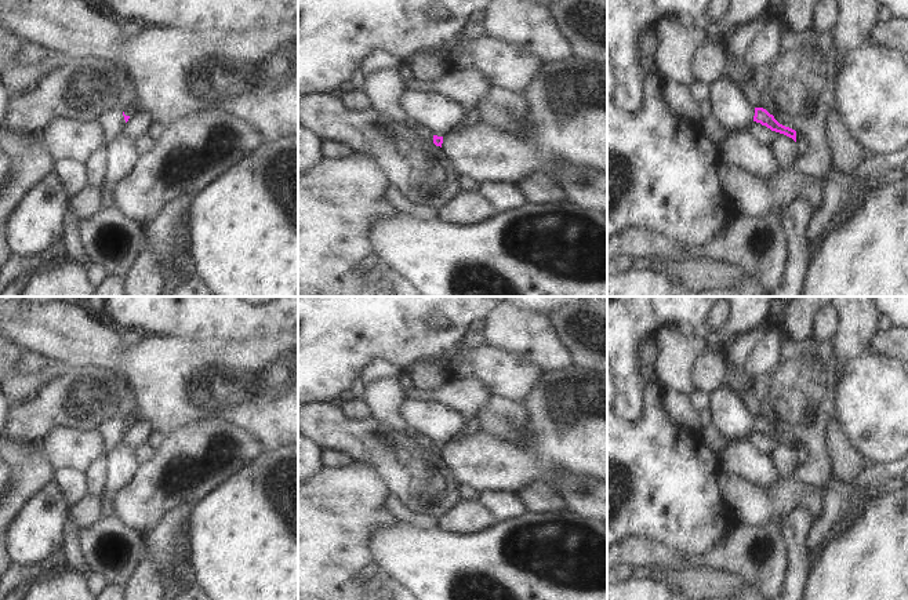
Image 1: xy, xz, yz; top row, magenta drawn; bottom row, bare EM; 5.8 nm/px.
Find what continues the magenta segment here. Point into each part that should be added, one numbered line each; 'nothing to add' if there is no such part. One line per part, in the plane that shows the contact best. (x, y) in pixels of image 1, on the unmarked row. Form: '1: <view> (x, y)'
1: yz (732, 415)

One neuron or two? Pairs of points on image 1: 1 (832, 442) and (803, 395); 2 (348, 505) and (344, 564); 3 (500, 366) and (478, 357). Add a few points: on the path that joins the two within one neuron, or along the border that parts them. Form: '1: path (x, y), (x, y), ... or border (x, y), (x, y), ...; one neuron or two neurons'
1: border (832, 415), (825, 428), (825, 450), (828, 455); two neurons
2: path (344, 520), (344, 549); one neuron
3: path (494, 366), (490, 366), (483, 359); one neuron

